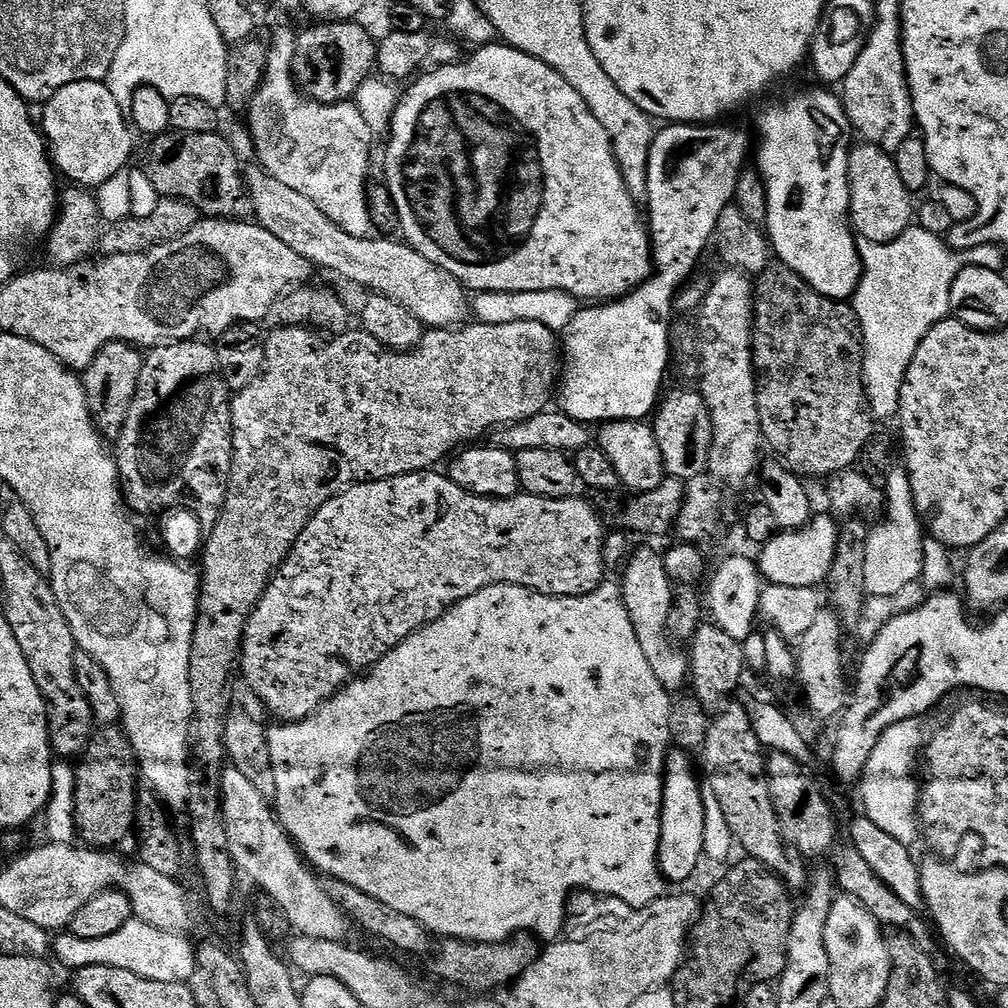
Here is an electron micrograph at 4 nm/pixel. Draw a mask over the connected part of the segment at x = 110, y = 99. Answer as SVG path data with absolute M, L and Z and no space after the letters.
M99 80L71 83L56 92L43 108L42 130L51 146L55 165L72 180L71 183L84 188L98 188L126 168L124 166L130 158L132 136L124 118L125 109L107 83Z

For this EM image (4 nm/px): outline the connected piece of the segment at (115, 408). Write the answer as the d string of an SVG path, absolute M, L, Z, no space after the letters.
M115 340L100 351L88 368L83 369L82 379L88 395L88 404L92 407L97 427L105 437L116 438L122 432L130 414L131 403L135 400L144 359L145 353L137 345Z

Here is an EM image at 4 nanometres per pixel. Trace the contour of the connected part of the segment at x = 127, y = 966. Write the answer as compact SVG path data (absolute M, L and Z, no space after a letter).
M133 918L118 932L100 939L80 940L71 932L63 933L55 939L54 954L62 965L76 972L86 966L114 966L152 981L185 983L190 980L189 976L198 976L200 972L195 945L191 945L186 938L179 933L147 927Z

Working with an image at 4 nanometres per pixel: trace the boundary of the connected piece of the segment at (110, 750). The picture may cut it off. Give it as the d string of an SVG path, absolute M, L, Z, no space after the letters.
M101 727L90 745L90 755L84 762L81 768L75 769L79 839L90 849L115 849L115 844L122 843L131 832L133 835L138 824L136 751L123 727Z

